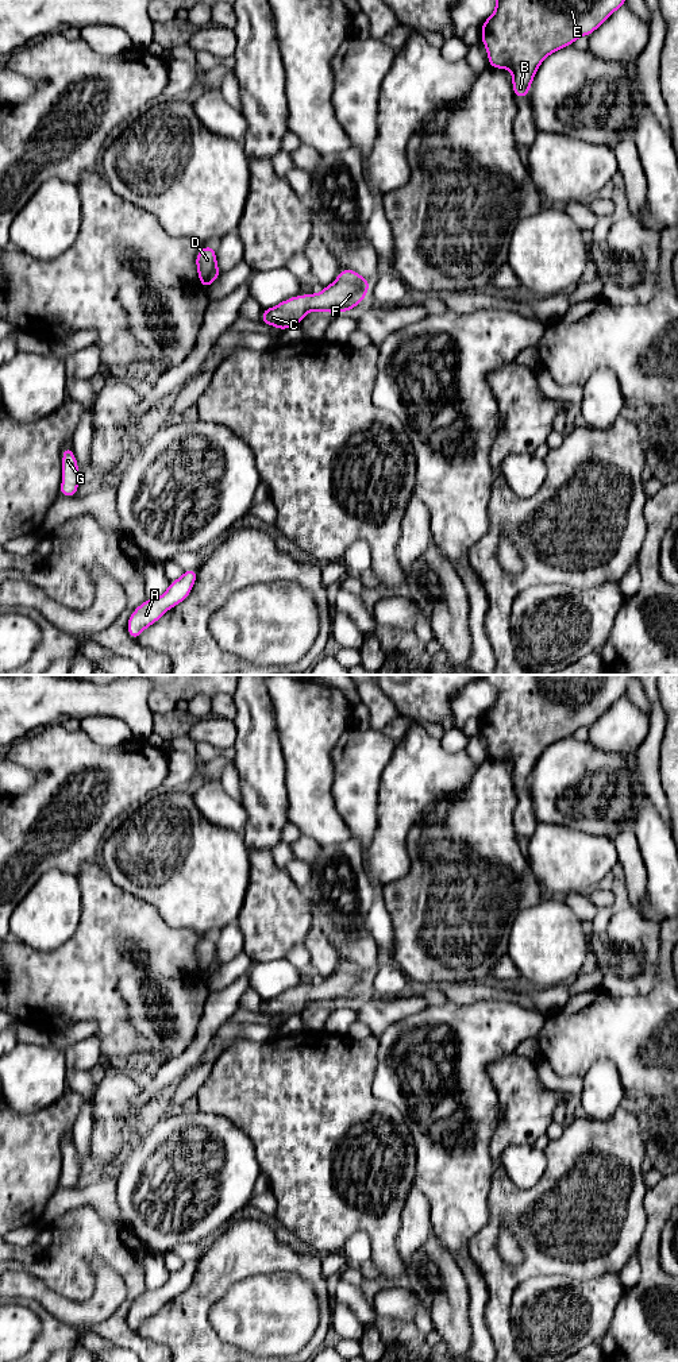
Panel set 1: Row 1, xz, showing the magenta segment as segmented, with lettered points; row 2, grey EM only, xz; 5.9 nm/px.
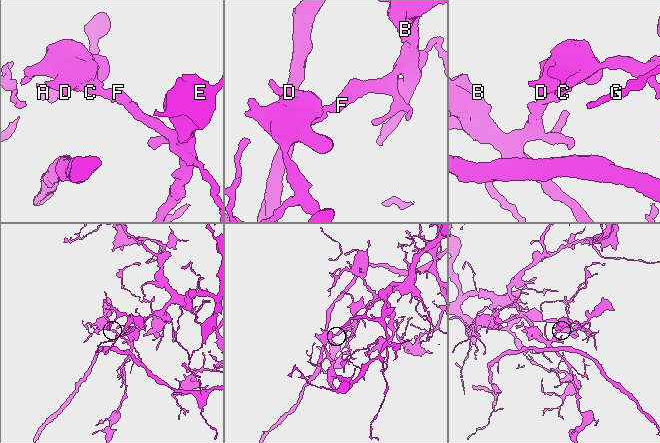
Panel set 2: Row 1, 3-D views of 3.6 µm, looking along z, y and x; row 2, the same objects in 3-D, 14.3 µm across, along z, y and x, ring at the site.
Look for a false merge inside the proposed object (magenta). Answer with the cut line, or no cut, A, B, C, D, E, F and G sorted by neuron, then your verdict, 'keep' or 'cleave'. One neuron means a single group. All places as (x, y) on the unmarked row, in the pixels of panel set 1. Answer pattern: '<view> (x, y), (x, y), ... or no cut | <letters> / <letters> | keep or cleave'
no cut | A B C D E F G | keep

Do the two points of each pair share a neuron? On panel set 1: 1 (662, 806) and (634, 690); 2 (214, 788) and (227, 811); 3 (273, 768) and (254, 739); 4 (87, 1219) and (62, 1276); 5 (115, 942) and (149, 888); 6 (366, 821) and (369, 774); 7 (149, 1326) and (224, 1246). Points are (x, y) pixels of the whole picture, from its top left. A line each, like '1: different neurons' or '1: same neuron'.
1: different neurons
2: same neuron
3: same neuron
4: same neuron
5: different neurons
6: same neuron
7: same neuron

